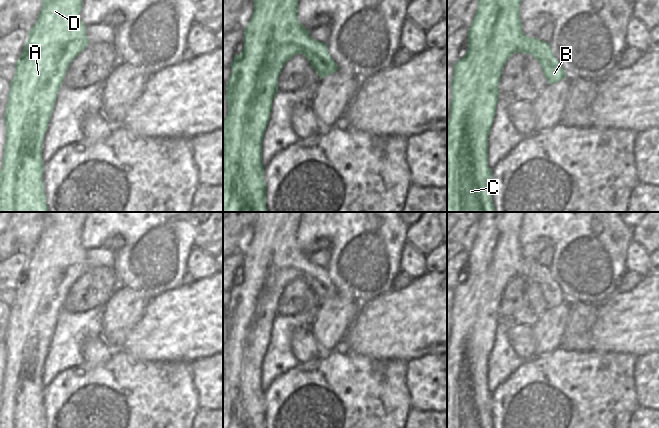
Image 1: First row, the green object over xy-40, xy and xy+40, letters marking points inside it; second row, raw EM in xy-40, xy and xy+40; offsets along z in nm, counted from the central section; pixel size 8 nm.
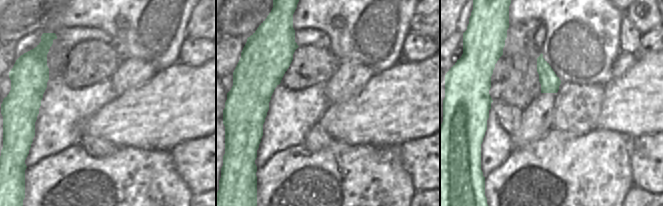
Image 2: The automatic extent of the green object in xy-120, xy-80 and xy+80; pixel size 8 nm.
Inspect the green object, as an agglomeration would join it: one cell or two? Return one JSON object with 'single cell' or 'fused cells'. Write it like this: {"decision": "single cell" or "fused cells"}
{"decision": "single cell"}

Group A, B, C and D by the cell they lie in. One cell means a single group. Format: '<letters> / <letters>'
A B C D

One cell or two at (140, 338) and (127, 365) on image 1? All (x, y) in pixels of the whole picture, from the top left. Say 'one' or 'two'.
two

